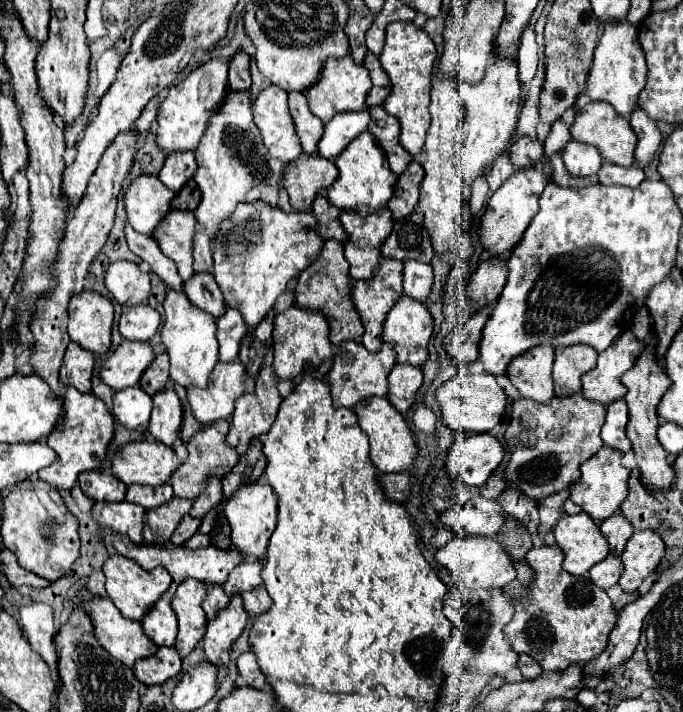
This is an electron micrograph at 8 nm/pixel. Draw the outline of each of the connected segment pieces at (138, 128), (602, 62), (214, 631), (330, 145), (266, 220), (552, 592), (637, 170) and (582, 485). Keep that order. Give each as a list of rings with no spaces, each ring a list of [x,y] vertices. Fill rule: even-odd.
[[[159,96],[151,98],[151,102],[145,106],[145,110],[141,112],[141,116],[137,118],[137,122],[135,122],[133,130],[135,130],[139,136],[143,136],[143,134],[147,134],[147,132],[149,132],[149,128],[151,128],[151,124],[153,124],[153,120],[157,118],[159,104],[161,104],[161,98],[159,98]]]
[[[629,22],[623,26],[605,26],[603,36],[595,48],[593,66],[589,72],[589,98],[591,100],[605,100],[609,102],[621,116],[631,116],[637,108],[639,92],[645,88],[647,82],[647,64],[645,54],[637,42],[637,28]]]
[[[235,594],[225,608],[217,610],[217,616],[213,620],[207,620],[207,630],[203,636],[203,648],[207,660],[219,666],[221,650],[231,648],[233,640],[243,632],[245,624],[247,624],[247,612],[243,610],[243,600],[239,594]]]
[[[369,108],[357,112],[339,112],[325,124],[325,134],[319,140],[319,154],[323,158],[335,158],[339,150],[343,150],[353,138],[367,130],[371,116]]]
[[[263,200],[239,204],[219,230],[221,232],[213,238],[213,274],[223,290],[225,304],[237,306],[247,326],[253,328],[241,342],[239,360],[245,364],[249,376],[257,376],[273,342],[271,332],[275,310],[271,308],[275,306],[275,300],[285,292],[287,282],[299,276],[299,272],[321,254],[325,242],[317,234],[317,218],[313,212],[283,212]],[[227,246],[243,246],[243,250],[239,250],[239,254],[231,254]]]
[[[559,546],[531,548],[525,554],[525,560],[527,560],[527,566],[533,570],[531,584],[523,586],[517,582],[509,582],[509,586],[503,586],[503,592],[507,596],[513,596],[515,600],[515,614],[511,622],[503,628],[511,648],[517,654],[529,654],[531,658],[535,658],[545,672],[553,672],[553,670],[561,672],[569,664],[583,664],[583,662],[589,662],[591,658],[597,658],[605,650],[611,626],[615,626],[615,618],[617,618],[617,612],[613,610],[613,604],[607,592],[593,586],[587,574],[581,574],[581,576],[567,574],[561,568],[563,552],[559,550]]]
[[[603,162],[599,170],[599,182],[605,186],[629,186],[635,188],[645,180],[641,166],[615,166],[611,162]]]
[[[605,446],[591,456],[583,466],[581,466],[581,480],[569,486],[571,492],[571,500],[581,506],[581,510],[585,514],[589,514],[595,520],[603,520],[609,518],[611,514],[615,514],[621,506],[621,502],[627,498],[627,478],[629,478],[629,470],[625,470],[621,466],[621,458],[623,454],[615,454],[615,450],[607,450]]]

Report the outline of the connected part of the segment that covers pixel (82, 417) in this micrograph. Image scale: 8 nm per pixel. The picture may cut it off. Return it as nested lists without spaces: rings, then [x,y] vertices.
[[[67,386],[63,396],[63,418],[59,426],[47,436],[47,446],[55,450],[57,460],[39,470],[39,478],[51,482],[55,488],[71,488],[77,482],[79,472],[83,470],[99,470],[105,462],[105,450],[109,440],[113,438],[113,416],[109,414],[105,402],[97,396],[83,394],[75,386]]]

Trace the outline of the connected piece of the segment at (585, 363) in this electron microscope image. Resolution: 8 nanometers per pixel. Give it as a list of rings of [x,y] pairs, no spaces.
[[[575,344],[565,348],[555,348],[553,362],[553,384],[555,396],[571,396],[581,392],[581,376],[589,372],[597,362],[595,350],[591,346]]]

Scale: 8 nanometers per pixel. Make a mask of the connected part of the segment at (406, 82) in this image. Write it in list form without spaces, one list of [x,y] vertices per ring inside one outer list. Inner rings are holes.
[[[395,22],[387,26],[385,46],[381,50],[381,64],[391,80],[391,94],[383,102],[383,108],[401,122],[401,146],[411,154],[423,152],[425,134],[429,128],[429,92],[431,92],[431,70],[437,58],[435,44],[429,34],[417,28],[413,22]]]

